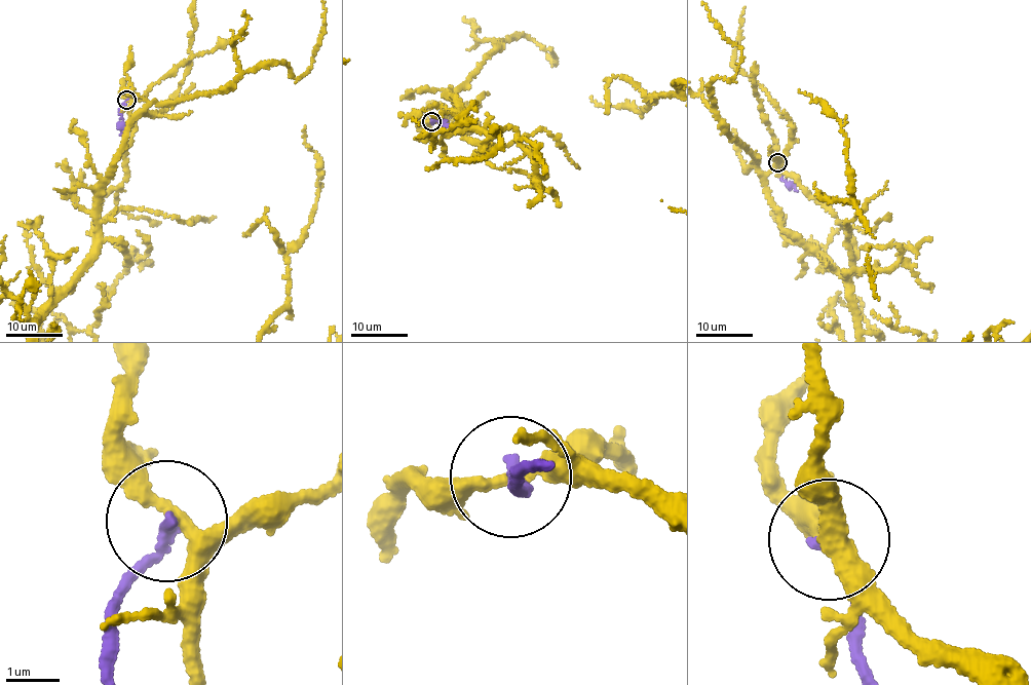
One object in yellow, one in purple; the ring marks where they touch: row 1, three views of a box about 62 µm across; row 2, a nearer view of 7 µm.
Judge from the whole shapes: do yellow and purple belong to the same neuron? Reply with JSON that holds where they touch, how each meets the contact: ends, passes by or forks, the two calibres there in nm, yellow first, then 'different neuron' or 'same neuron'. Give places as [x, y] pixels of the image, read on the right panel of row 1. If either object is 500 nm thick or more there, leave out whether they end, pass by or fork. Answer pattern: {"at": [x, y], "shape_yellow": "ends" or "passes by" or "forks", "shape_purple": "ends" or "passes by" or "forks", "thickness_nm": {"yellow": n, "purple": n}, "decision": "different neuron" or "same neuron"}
{"at": [777, 162], "shape_yellow": "forks", "shape_purple": "ends", "thickness_nm": {"yellow": 240, "purple": 220}, "decision": "different neuron"}

